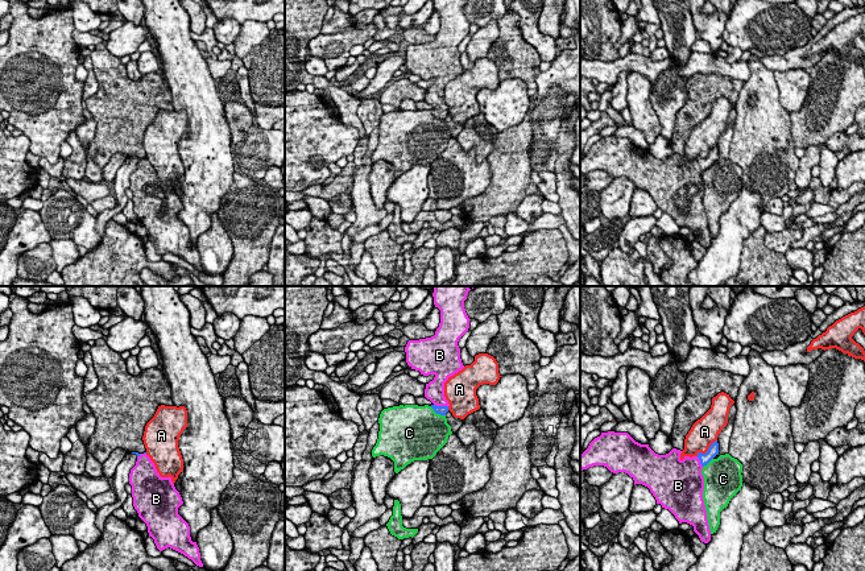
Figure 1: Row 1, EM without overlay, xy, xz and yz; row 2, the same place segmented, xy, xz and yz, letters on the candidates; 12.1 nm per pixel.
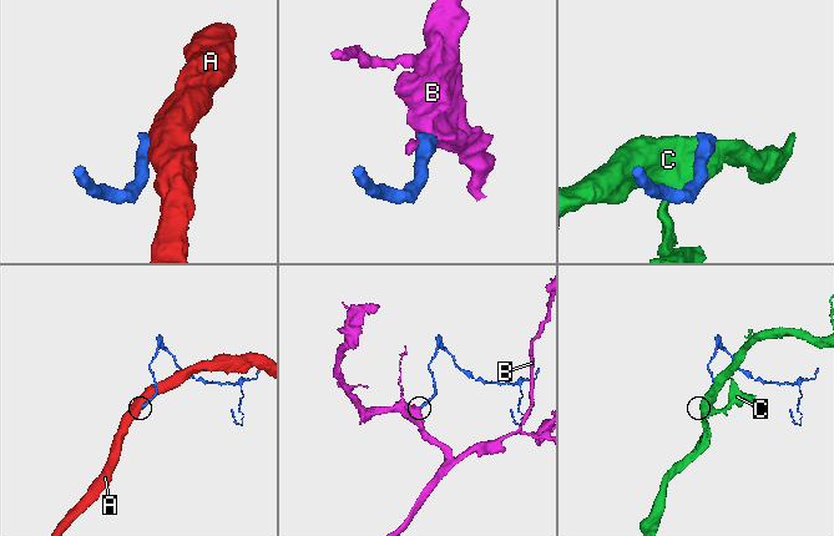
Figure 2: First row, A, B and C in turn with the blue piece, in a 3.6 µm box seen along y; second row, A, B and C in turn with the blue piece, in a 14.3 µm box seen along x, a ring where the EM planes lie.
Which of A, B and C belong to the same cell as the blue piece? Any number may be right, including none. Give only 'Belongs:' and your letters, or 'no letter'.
Belongs: B

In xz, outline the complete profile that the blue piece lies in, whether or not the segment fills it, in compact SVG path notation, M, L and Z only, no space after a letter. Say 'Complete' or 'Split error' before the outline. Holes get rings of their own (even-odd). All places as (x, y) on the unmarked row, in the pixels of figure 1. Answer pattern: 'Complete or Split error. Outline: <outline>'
Split error. Outline: M467 0L432 1L440 15L439 32L431 42L409 45L405 57L411 74L435 80L426 88L425 102L432 107L436 119L446 120L450 108L444 102L444 87L464 73L458 46L468 36L471 24L464 13Z

